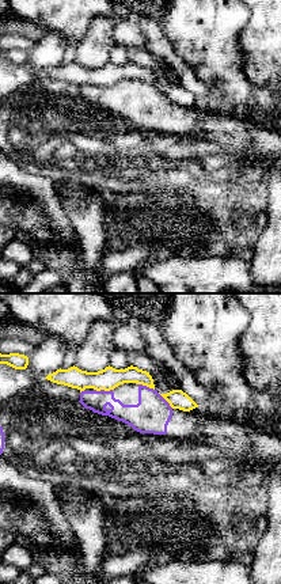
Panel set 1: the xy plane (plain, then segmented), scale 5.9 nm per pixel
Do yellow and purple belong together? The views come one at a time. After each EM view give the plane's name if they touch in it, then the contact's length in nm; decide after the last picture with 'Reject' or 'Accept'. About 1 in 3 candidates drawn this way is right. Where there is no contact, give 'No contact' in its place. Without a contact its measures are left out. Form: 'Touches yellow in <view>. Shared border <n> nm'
Touches yellow in xy. Shared border 110 nm

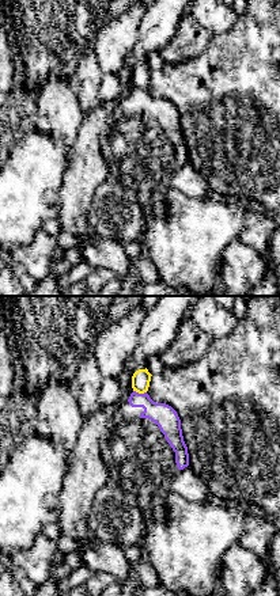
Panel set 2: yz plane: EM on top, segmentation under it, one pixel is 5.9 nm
Touches yellow in yz. Shared border 80 nm

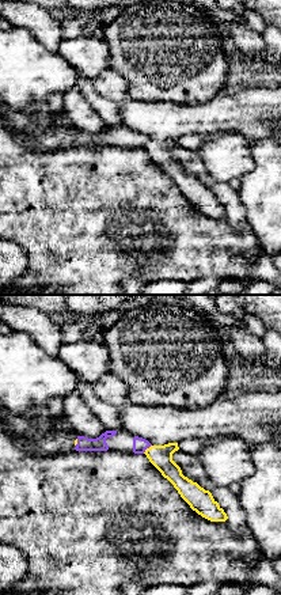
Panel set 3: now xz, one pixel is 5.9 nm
Touches yellow in xz. Shared border 80 nm

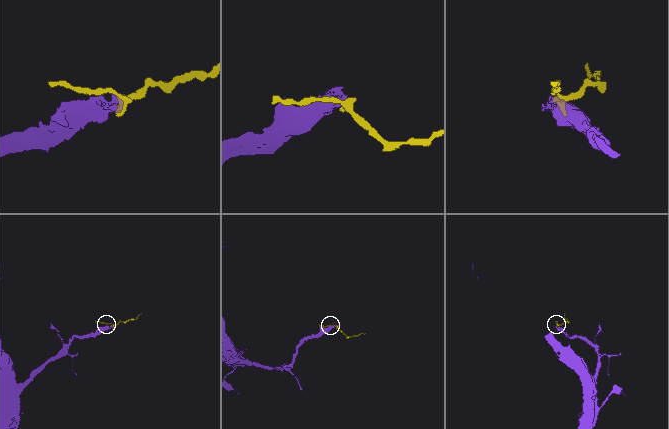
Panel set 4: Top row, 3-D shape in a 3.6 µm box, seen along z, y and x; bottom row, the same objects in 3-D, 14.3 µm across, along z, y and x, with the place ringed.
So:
Reject

